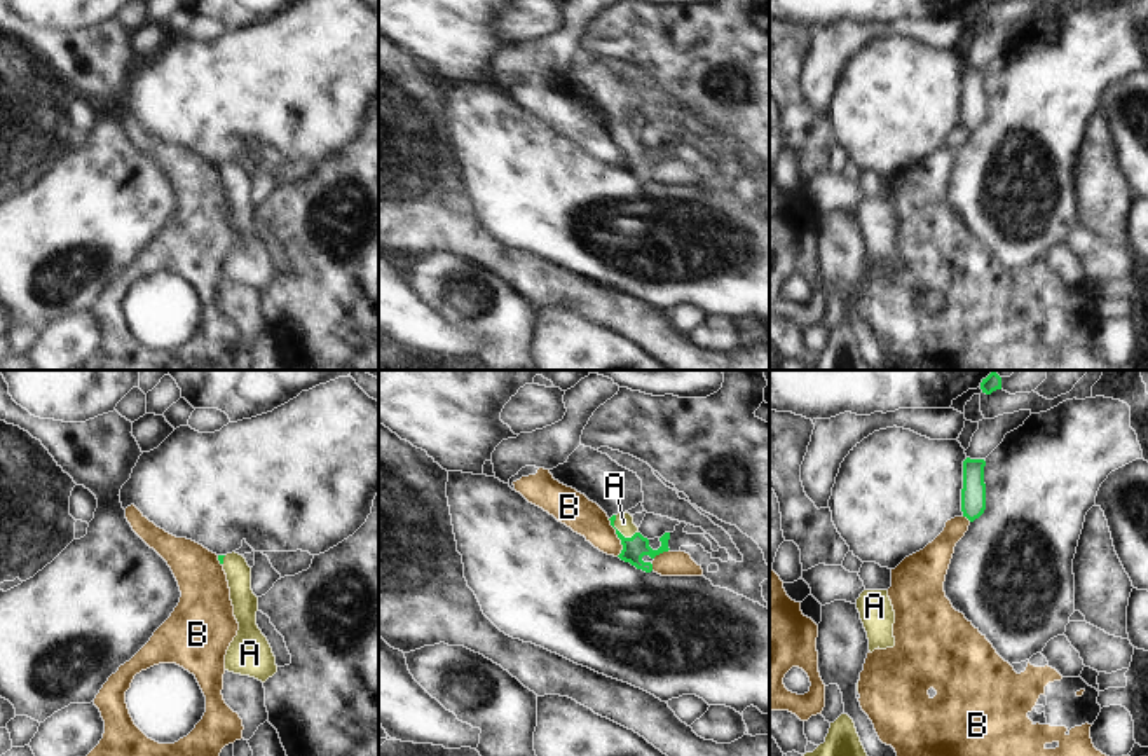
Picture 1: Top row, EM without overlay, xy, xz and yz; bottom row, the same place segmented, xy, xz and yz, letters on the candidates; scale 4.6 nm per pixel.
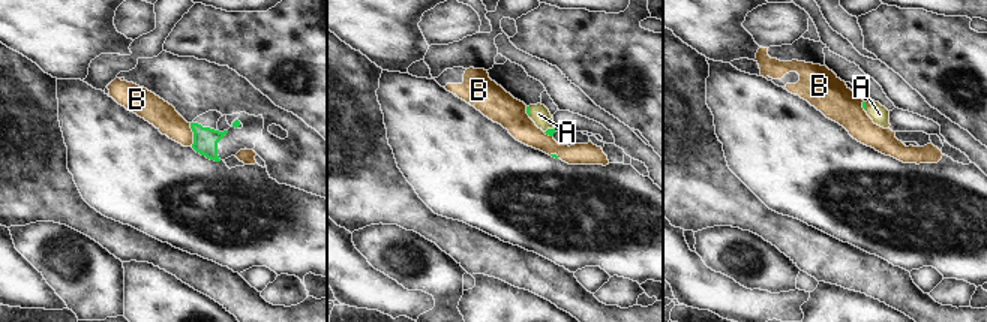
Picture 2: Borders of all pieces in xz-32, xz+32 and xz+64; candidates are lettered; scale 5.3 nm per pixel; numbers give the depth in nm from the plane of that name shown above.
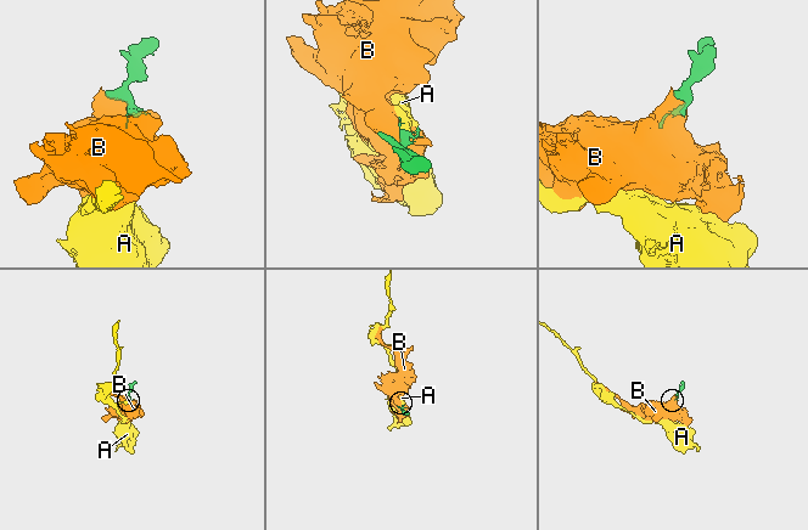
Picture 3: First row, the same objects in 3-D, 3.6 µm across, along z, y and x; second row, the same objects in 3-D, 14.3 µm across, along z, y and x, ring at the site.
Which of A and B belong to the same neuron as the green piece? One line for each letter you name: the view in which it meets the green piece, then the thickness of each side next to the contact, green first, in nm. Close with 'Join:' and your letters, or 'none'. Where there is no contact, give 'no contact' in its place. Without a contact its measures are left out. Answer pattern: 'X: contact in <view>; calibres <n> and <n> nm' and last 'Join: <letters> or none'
A: contact in xz; calibres 110 and 90 nm
Join: A

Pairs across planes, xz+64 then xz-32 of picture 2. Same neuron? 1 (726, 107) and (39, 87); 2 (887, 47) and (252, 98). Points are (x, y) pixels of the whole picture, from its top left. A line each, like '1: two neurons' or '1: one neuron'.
1: two neurons
2: two neurons

